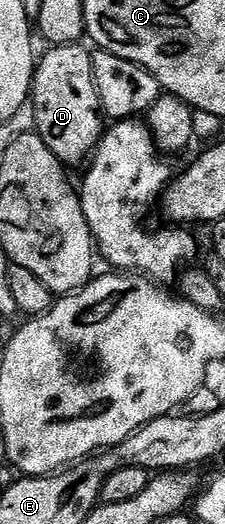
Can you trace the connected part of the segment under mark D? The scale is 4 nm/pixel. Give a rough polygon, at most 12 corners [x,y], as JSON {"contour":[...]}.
{"contour":[[83,43],[39,57],[30,106],[60,163],[83,165],[102,113]]}

